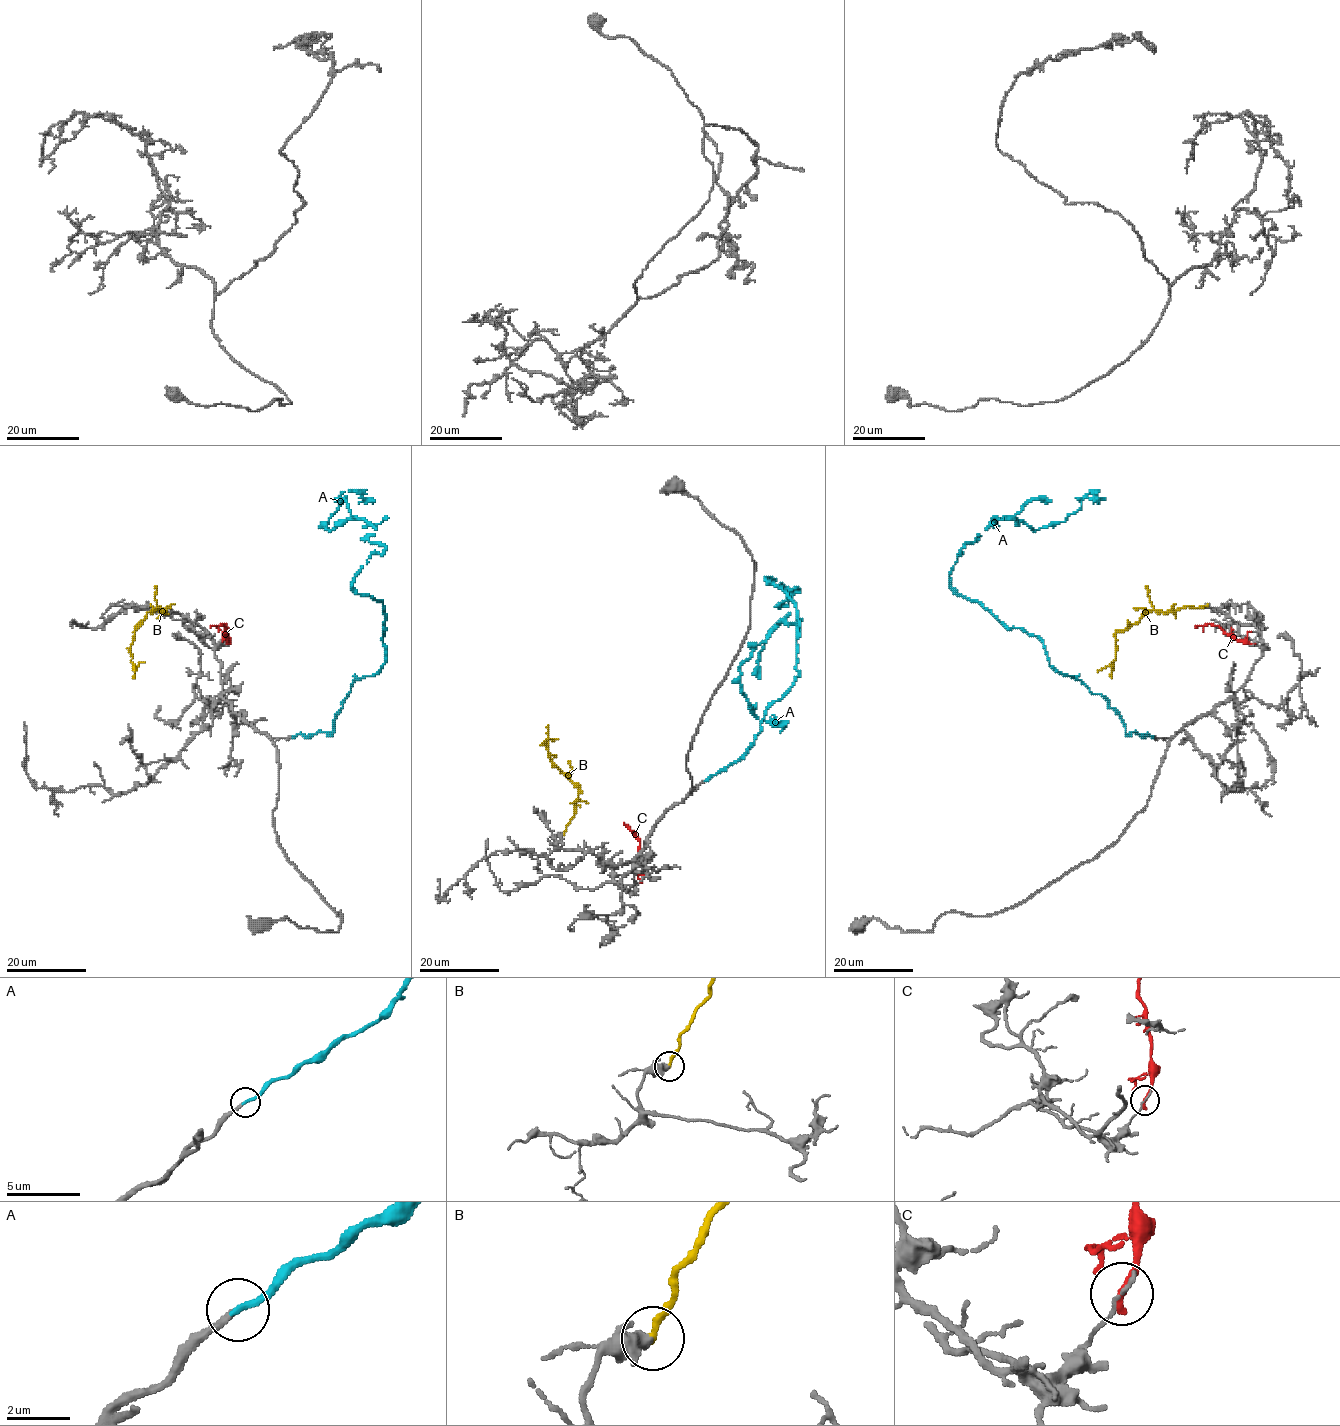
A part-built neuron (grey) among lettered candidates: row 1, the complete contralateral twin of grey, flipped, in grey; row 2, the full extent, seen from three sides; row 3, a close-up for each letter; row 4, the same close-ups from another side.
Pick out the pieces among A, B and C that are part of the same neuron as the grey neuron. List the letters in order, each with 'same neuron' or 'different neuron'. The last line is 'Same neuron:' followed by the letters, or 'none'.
A: same neuron
B: different neuron
C: different neuron
Same neuron: A

